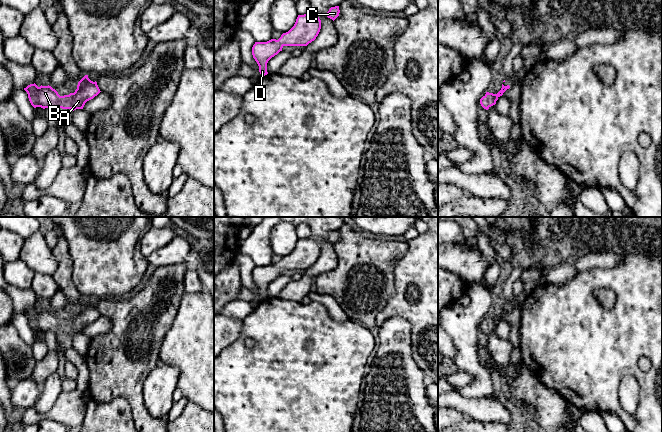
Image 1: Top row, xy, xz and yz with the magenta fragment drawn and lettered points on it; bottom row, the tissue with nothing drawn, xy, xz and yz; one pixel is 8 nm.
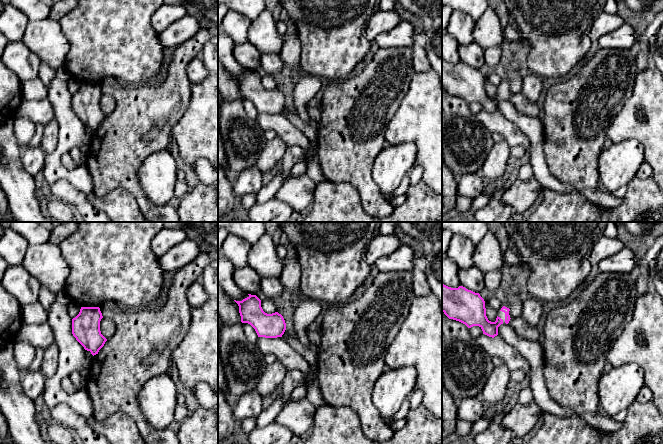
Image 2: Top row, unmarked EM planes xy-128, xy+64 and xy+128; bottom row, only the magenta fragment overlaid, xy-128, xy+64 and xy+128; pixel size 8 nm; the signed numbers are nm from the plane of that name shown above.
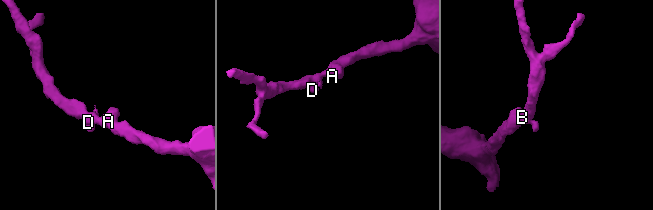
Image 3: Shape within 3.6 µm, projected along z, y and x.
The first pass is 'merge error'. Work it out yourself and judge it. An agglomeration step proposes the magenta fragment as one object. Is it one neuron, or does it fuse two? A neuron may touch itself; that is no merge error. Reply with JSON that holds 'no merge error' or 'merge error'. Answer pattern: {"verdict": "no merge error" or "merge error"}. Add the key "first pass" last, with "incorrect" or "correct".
{"verdict": "no merge error", "first pass": "incorrect"}

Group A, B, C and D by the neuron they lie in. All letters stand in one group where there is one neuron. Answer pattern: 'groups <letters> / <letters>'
groups A B C D

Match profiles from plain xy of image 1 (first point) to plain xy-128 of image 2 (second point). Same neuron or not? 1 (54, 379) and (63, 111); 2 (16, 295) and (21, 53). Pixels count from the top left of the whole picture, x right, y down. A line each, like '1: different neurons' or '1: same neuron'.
1: same neuron
2: different neurons

